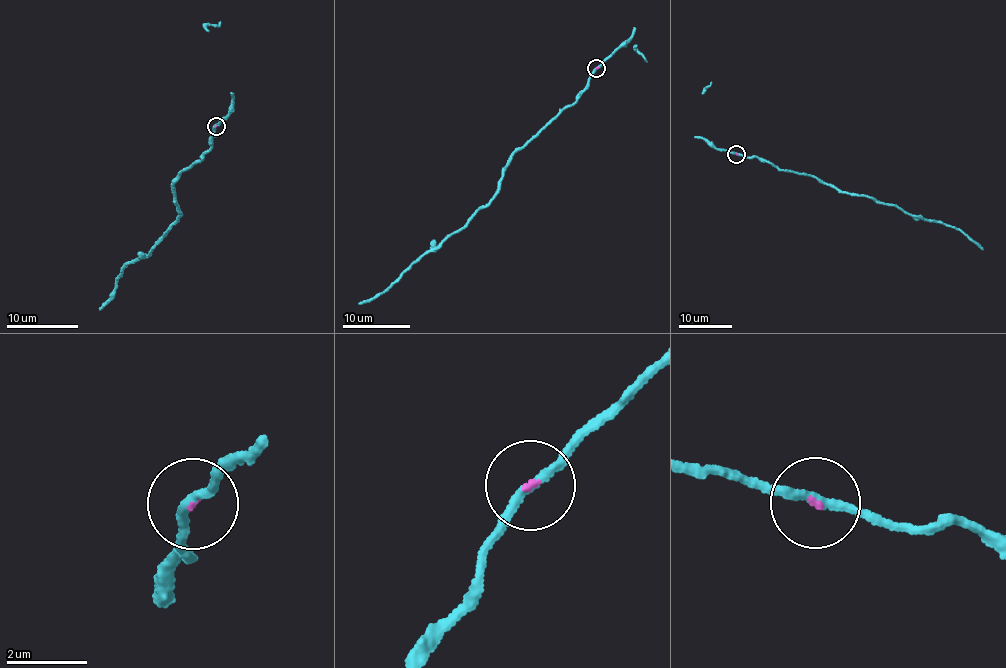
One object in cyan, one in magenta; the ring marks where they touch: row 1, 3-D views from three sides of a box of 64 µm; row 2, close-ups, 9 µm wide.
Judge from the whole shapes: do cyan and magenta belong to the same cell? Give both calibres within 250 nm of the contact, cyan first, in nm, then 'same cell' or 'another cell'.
200 nm thick on the cyan side, 70 nm on the other; same cell

